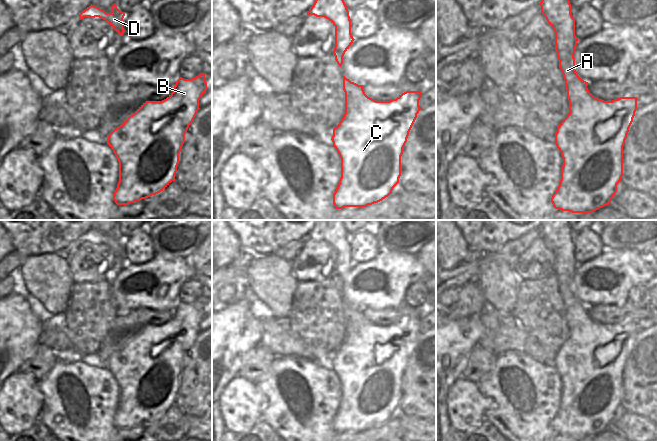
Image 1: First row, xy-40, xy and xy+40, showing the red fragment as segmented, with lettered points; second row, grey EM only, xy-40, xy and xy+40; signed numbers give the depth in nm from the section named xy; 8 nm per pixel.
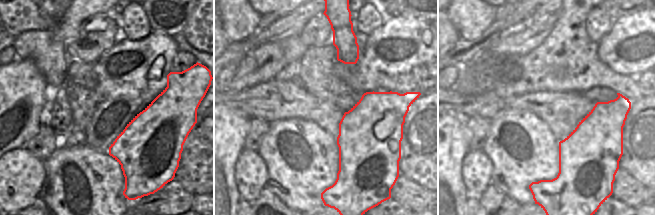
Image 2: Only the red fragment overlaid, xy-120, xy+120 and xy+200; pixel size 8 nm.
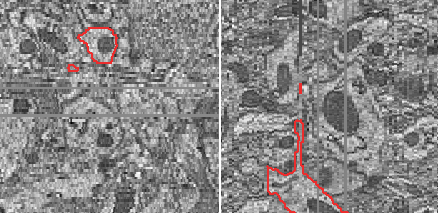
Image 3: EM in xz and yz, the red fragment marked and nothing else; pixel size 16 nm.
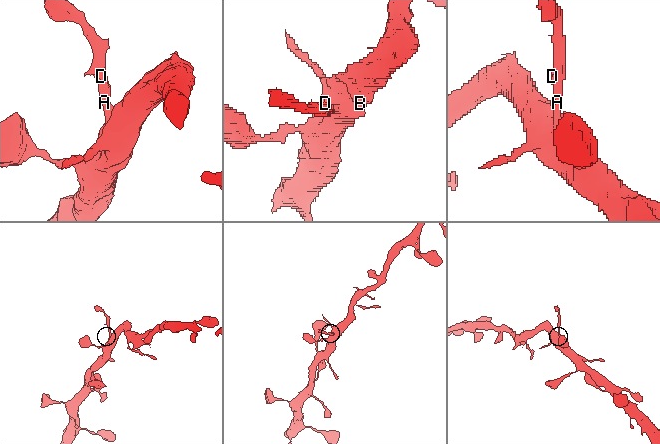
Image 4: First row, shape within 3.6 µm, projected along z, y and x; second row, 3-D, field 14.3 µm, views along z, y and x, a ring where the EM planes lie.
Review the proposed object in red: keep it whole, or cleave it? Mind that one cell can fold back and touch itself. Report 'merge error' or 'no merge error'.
merge error

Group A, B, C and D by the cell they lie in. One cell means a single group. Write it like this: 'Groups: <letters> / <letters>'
Groups: A D / B C.

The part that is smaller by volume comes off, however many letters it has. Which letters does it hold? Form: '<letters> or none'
A, D

